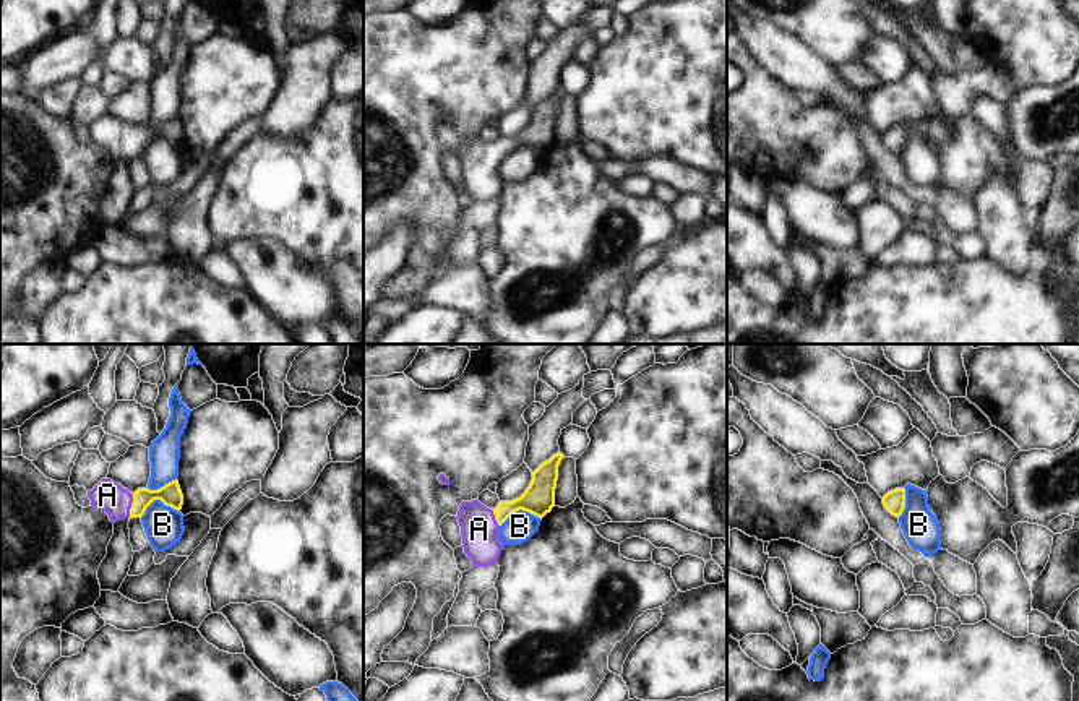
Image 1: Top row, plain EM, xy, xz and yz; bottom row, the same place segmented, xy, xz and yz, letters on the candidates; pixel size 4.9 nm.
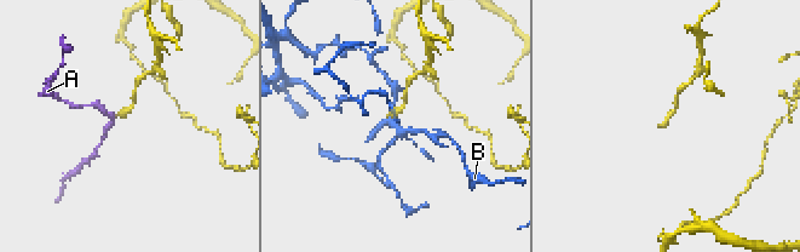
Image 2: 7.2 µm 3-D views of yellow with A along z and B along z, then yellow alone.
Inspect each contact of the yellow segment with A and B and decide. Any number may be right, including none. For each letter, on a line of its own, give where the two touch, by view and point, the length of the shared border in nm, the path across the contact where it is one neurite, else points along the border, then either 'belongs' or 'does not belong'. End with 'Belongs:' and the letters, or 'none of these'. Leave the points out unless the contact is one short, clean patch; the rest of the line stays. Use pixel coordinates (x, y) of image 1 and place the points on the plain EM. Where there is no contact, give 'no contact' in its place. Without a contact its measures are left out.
A: xy (132, 141) | 120 nm | across xy (171, 132), (148, 132), (132, 141), (119, 140), (107, 132) | belongs
B: xy (158, 135) | 200 nm | along xy (179, 146), (154, 137), (140, 153) | does not belong
Belongs: A

